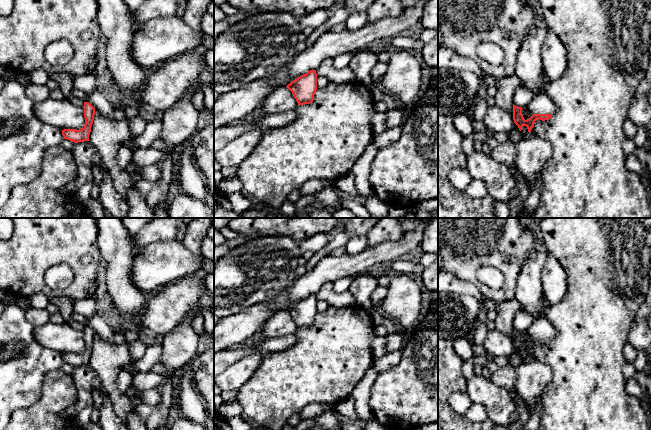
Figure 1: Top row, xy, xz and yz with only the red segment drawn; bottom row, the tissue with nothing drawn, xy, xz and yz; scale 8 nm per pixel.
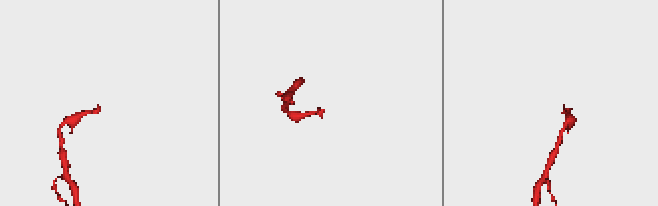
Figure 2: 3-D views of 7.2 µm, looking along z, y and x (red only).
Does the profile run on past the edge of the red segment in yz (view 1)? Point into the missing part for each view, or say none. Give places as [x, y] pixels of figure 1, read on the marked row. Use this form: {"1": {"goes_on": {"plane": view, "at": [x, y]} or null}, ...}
{"1": {"goes_on": {"plane": "yz", "at": [541, 103]}}}

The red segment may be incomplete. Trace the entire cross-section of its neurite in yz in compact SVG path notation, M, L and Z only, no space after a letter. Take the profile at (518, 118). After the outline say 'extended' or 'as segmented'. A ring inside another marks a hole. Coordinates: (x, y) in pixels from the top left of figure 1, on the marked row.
M538 93L534 96L532 101L527 106L529 111L533 114L529 119L525 120L522 115L521 107L513 104L513 120L518 126L519 130L522 130L523 126L526 126L530 134L534 123L537 119L545 121L552 117L556 112L556 105L553 100L545 93Z; extended

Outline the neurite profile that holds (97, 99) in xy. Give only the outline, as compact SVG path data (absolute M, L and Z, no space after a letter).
M95 89L92 93L86 94L86 100L95 109L98 109L106 118L114 120L114 106L105 98L103 92Z

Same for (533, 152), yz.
M529 135L516 145L516 168L525 177L525 186L531 191L539 173L552 156L551 144L540 137Z

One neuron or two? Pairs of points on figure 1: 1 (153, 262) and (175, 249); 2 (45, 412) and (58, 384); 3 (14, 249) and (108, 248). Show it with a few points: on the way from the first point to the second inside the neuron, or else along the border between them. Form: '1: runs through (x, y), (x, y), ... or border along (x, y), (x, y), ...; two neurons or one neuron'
1: runs through (158, 262), (162, 262), (170, 254); one neuron
2: runs through (50, 405), (58, 391); one neuron
3: border along (97, 228), (97, 246), (102, 258); two neurons

